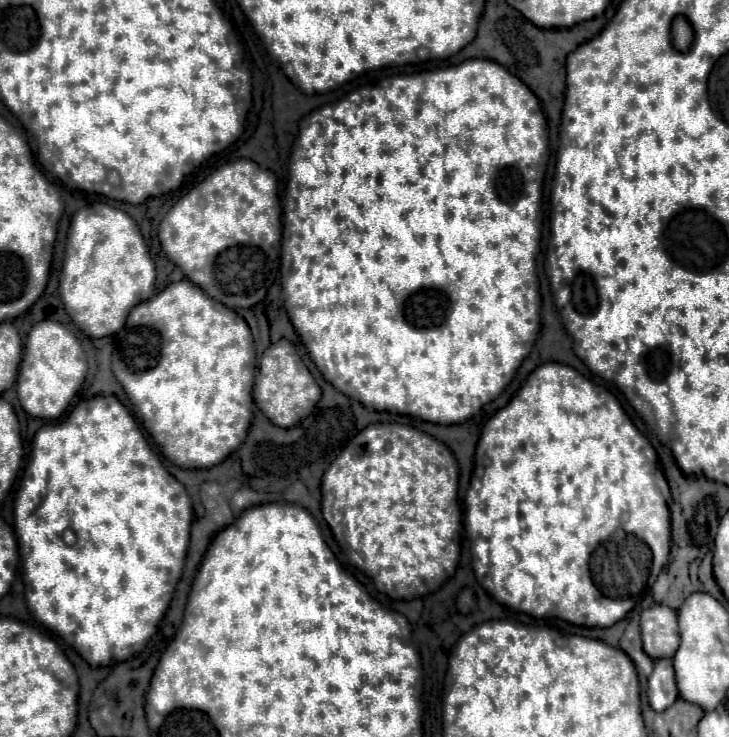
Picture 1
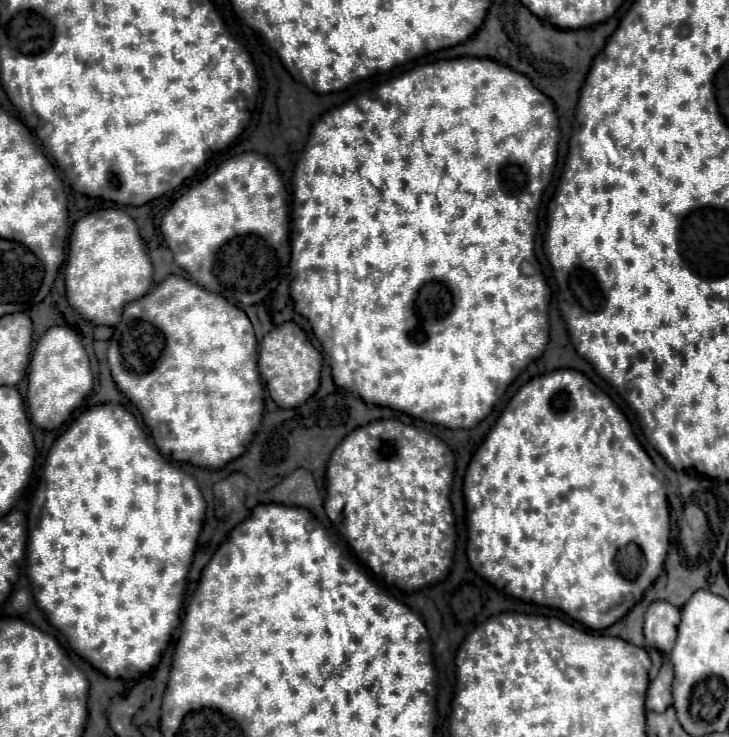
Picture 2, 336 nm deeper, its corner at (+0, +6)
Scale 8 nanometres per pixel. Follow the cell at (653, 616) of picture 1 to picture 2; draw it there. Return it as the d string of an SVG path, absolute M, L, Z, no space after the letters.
M652 602L644 612L646 646L670 654L680 624L680 610L670 602Z

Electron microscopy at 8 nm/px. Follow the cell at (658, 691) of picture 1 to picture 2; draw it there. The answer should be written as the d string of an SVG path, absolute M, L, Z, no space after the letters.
M666 660L656 676L656 680L650 682L646 692L646 710L652 712L664 712L668 706L672 706L672 664Z

